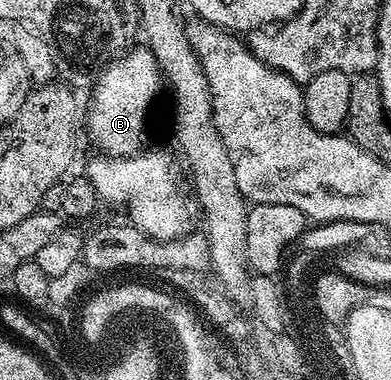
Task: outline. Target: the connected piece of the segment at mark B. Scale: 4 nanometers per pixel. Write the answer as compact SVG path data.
M149 49L134 50L127 50L101 72L89 92L90 112L85 112L84 129L86 125L91 141L106 157L129 157L143 150L150 106L164 91L163 73L156 57Z

